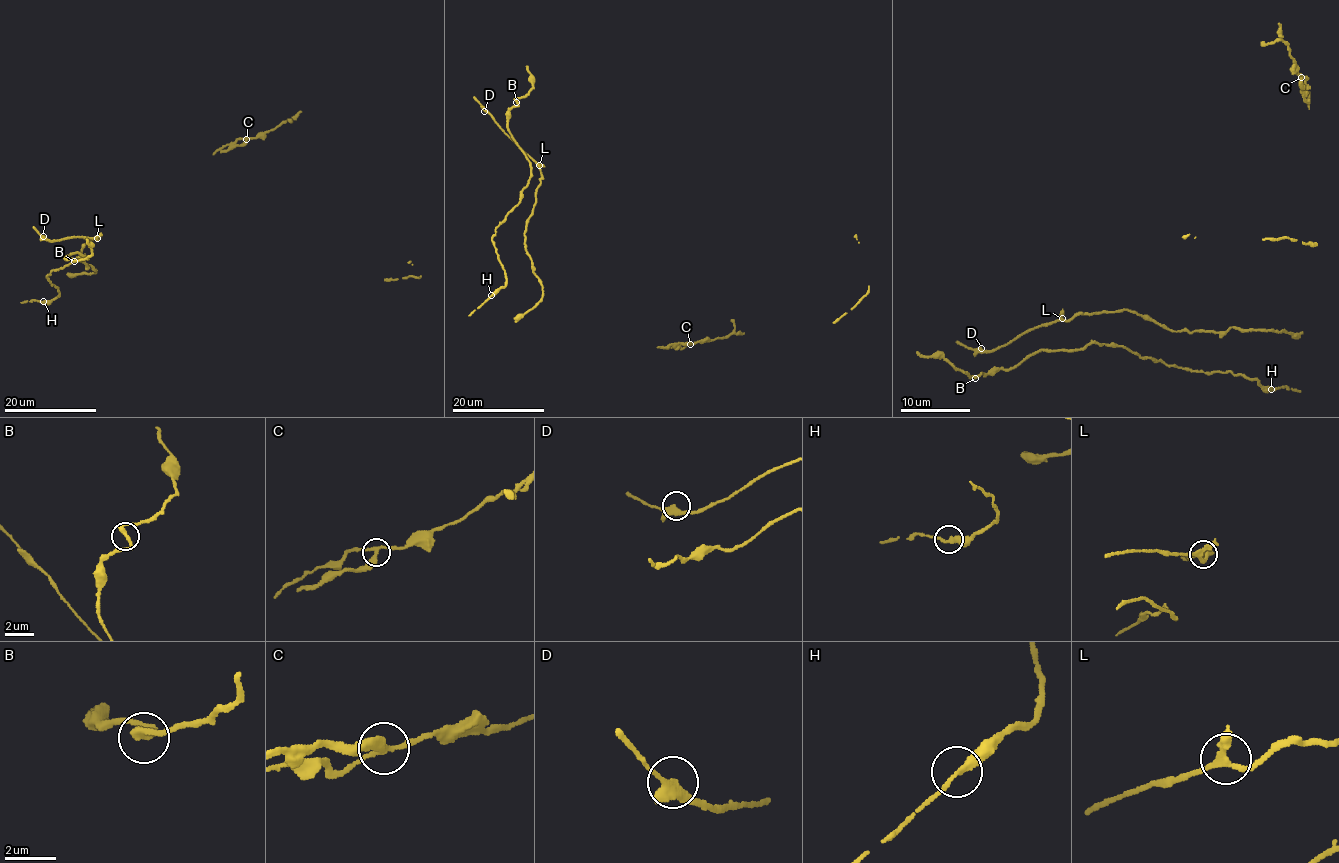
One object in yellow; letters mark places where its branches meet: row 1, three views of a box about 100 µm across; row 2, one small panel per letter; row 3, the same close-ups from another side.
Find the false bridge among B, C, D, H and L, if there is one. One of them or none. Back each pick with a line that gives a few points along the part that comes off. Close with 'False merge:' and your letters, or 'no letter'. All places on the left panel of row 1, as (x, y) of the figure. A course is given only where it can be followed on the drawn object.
C: (247, 140), (220, 152)
False merge: C

